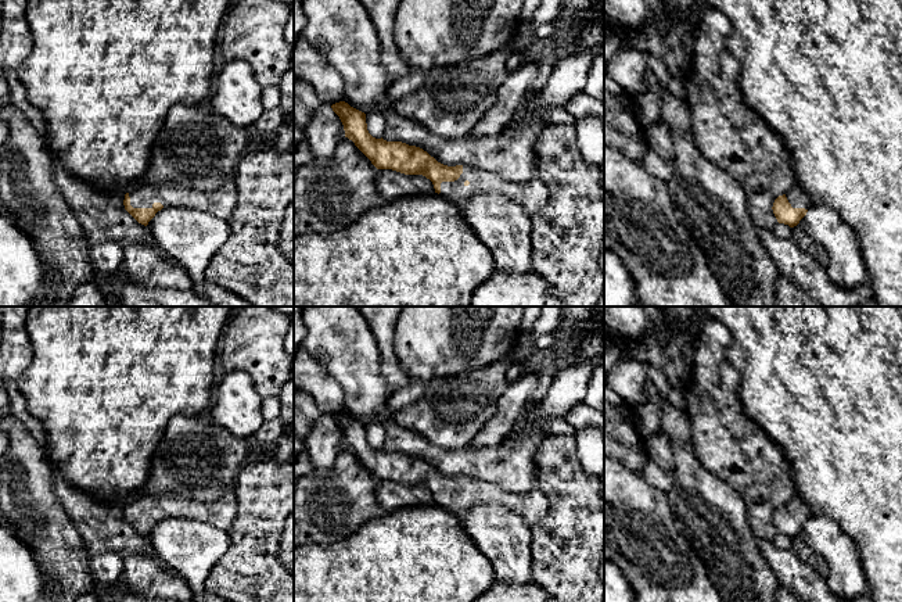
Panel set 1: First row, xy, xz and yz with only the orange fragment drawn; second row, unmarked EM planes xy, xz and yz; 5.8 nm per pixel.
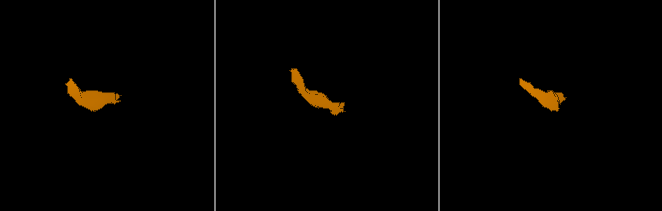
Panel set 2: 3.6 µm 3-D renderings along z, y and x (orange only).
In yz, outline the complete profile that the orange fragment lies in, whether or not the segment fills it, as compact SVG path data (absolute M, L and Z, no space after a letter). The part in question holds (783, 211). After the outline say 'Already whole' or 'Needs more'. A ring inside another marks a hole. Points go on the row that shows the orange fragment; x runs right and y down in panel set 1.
M797 186L787 194L779 196L775 200L772 209L779 223L794 227L806 215L809 207L809 196Z. Needs more

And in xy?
M234 173L211 193L184 189L176 184L137 187L125 194L125 209L141 225L147 226L158 211L168 205L188 205L209 211L227 221L237 205Z. Needs more

